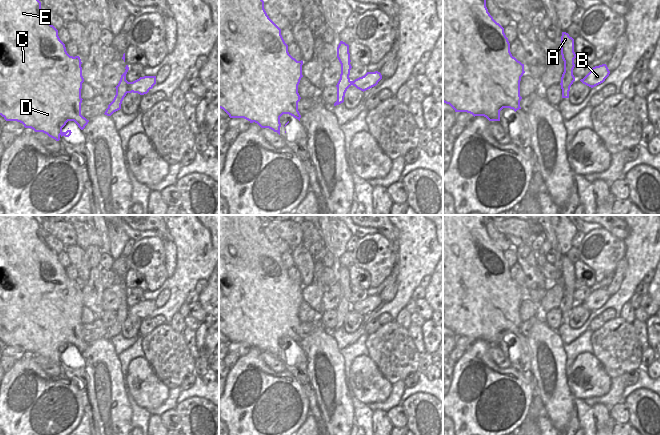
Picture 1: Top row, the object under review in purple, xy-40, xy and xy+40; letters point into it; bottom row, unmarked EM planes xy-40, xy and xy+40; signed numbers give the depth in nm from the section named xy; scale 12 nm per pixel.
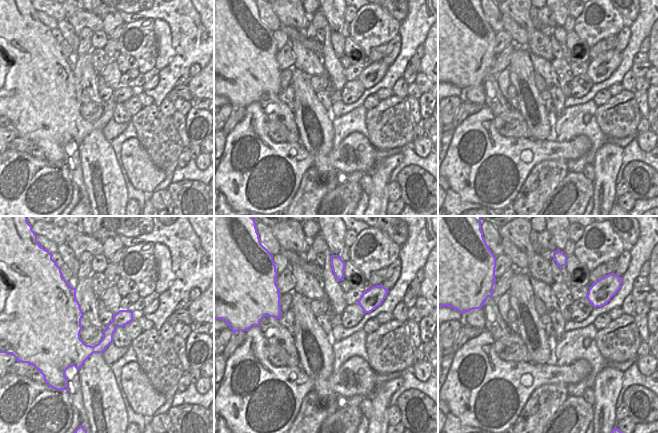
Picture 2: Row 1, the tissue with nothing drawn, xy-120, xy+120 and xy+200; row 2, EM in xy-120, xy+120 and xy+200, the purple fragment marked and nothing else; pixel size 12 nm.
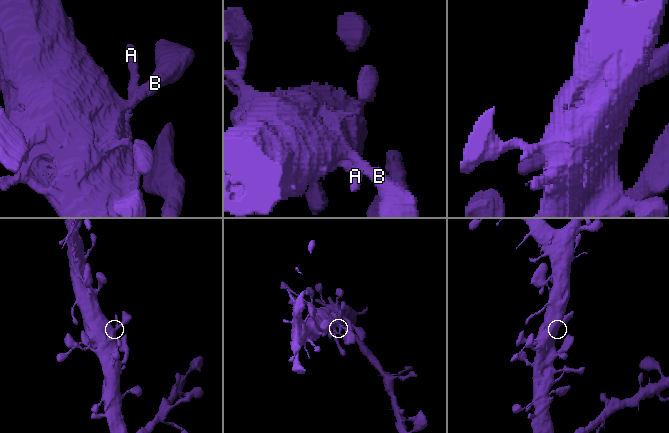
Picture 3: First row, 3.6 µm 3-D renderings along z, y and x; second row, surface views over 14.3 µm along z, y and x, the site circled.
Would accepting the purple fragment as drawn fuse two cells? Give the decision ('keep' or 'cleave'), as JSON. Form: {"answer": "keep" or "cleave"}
{"answer": "keep"}

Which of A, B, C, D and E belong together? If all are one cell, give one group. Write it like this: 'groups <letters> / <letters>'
groups A B C D E

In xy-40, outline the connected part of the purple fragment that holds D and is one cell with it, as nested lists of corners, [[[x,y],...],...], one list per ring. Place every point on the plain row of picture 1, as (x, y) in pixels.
[[[0,215],[0,339],[6,345],[20,346],[25,352],[31,352],[35,356],[43,356],[56,365],[59,365],[62,360],[69,361],[71,359],[72,356],[69,352],[66,356],[62,355],[68,345],[74,345],[83,354],[89,344],[81,339],[83,324],[81,313],[84,306],[81,288],[79,280],[73,281],[67,277],[65,268],[58,260],[58,254],[46,244],[41,235],[41,226],[32,215]]]

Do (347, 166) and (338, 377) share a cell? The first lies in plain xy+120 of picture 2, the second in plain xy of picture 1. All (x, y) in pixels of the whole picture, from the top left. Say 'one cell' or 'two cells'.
two cells

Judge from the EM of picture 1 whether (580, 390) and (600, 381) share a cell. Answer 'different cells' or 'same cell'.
same cell

